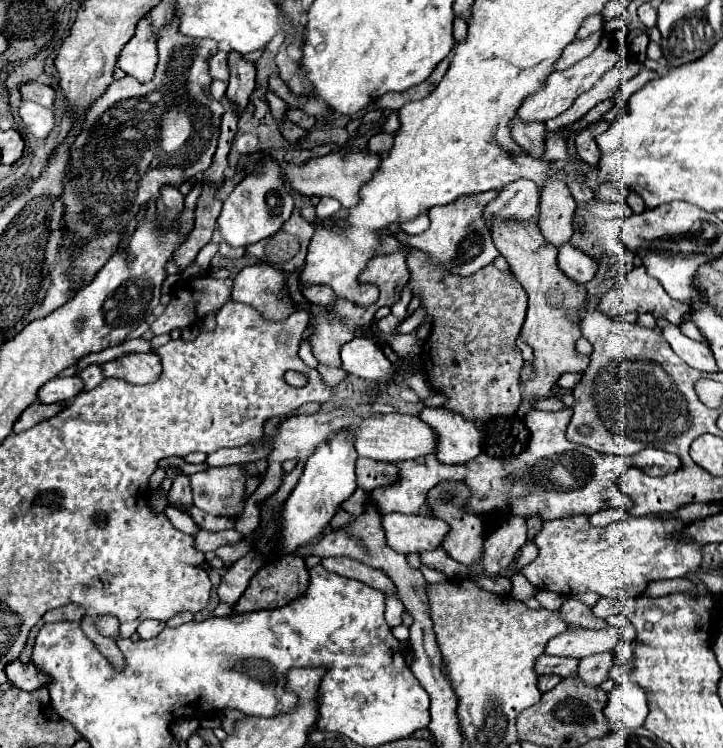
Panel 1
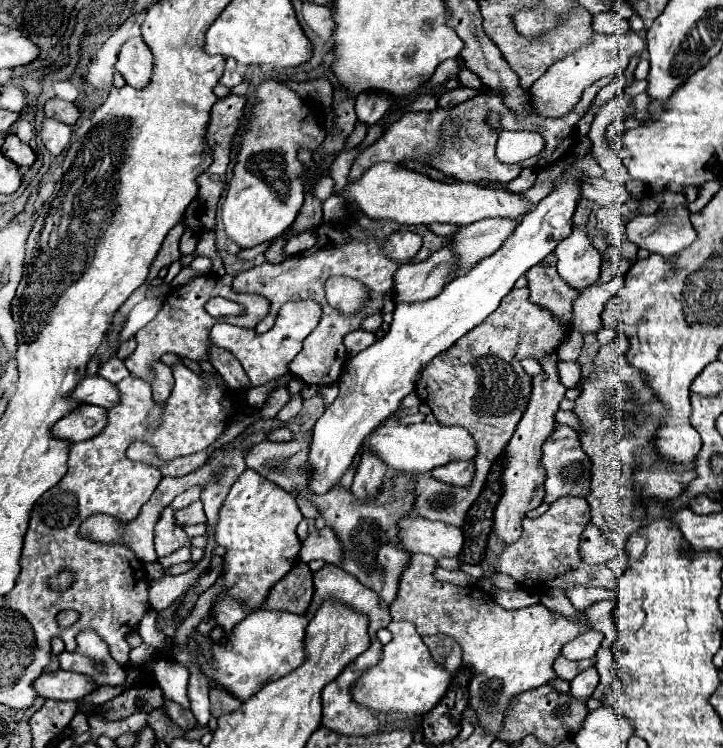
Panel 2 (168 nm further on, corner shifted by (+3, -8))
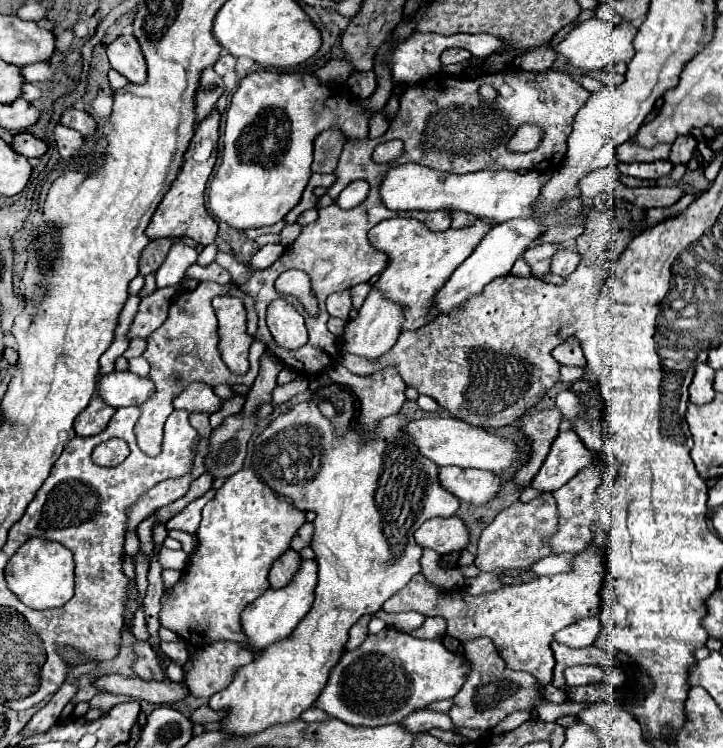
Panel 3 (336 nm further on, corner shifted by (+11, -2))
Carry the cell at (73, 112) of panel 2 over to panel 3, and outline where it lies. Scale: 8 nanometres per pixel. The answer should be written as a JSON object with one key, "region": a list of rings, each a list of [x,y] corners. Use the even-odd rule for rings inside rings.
{"region":[[[66,109],[60,117],[60,123],[66,125],[66,127],[72,127],[76,131],[80,131],[82,135],[92,135],[96,131],[96,123],[94,119],[86,113],[86,111],[80,111],[80,109]]]}

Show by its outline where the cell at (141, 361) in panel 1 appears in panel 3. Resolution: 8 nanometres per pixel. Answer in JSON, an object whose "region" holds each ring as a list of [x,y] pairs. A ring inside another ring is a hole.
{"region":[[[192,383],[184,393],[174,397],[174,409],[188,409],[190,413],[216,413],[220,409],[220,399],[204,383]]]}

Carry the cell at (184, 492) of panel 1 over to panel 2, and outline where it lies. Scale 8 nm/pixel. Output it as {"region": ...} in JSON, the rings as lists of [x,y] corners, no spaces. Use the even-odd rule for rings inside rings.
{"region":[[[166,507],[160,521],[154,527],[154,543],[156,543],[156,555],[164,557],[174,553],[176,549],[190,547],[190,539],[184,533],[182,527],[176,527],[174,523],[174,509]]]}

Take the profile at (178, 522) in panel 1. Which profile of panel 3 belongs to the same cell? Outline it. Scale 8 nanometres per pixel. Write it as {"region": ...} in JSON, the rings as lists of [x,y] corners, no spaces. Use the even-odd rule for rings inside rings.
{"region":[[[208,491],[200,499],[192,501],[182,513],[178,513],[176,517],[172,517],[166,523],[168,525],[168,531],[170,529],[180,529],[180,531],[186,531],[186,533],[196,533],[196,529],[200,525],[200,519],[202,519],[202,505],[206,505],[212,497],[214,497],[214,491]]]}

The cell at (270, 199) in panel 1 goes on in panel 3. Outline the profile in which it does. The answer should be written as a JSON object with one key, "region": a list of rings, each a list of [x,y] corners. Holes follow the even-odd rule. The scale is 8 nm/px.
{"region":[[[254,71],[246,75],[226,111],[224,157],[210,183],[210,215],[240,231],[276,225],[300,201],[308,185],[316,135],[338,125],[346,139],[366,139],[370,115],[348,89],[334,93],[334,87],[324,87],[308,73]]]}

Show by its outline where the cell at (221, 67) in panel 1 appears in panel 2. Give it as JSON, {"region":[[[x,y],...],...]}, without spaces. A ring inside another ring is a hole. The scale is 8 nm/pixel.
{"region":[[[228,59],[226,61],[224,75],[220,77],[220,83],[226,85],[226,87],[234,87],[234,85],[242,83],[242,73],[238,73],[238,63],[234,59]]]}

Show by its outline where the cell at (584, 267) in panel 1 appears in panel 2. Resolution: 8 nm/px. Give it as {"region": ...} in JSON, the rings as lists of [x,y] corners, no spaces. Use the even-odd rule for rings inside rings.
{"region":[[[574,227],[572,235],[554,249],[560,277],[574,289],[584,289],[600,277],[600,253],[592,247],[586,233]]]}

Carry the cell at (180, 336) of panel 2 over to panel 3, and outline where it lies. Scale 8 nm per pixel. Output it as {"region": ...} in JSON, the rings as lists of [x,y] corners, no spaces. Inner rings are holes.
{"region":[[[200,281],[198,287],[194,291],[180,291],[168,307],[168,315],[164,319],[164,323],[148,335],[146,339],[146,351],[142,353],[142,357],[150,363],[150,375],[148,379],[154,383],[156,391],[152,393],[152,397],[148,401],[144,401],[144,405],[140,405],[140,417],[136,421],[136,439],[138,439],[138,447],[146,453],[146,455],[158,455],[160,453],[160,443],[162,443],[162,433],[164,433],[164,423],[168,419],[168,415],[172,413],[172,399],[188,387],[188,383],[192,381],[202,381],[208,383],[210,387],[226,383],[226,385],[252,385],[256,375],[258,375],[258,361],[260,355],[264,353],[264,343],[254,339],[254,331],[256,331],[256,311],[254,311],[254,301],[252,297],[248,297],[248,293],[240,291],[236,285],[226,283],[212,283],[212,281]],[[216,295],[232,295],[232,297],[240,297],[246,313],[248,313],[248,323],[246,323],[246,333],[252,337],[252,345],[250,345],[250,369],[246,375],[236,375],[228,369],[228,365],[222,361],[220,357],[220,337],[218,337],[218,319],[216,313],[210,305],[210,299]]]}

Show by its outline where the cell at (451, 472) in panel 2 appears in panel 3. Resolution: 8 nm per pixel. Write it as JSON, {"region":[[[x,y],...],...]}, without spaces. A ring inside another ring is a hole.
{"region":[[[440,467],[438,481],[446,491],[472,505],[490,501],[500,489],[500,479],[494,473],[480,469]]]}

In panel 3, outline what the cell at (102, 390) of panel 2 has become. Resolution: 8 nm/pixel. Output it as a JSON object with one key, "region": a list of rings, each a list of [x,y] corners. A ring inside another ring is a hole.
{"region":[[[112,371],[106,375],[98,375],[96,381],[96,395],[114,409],[144,403],[154,393],[152,389],[152,381],[128,371]]]}

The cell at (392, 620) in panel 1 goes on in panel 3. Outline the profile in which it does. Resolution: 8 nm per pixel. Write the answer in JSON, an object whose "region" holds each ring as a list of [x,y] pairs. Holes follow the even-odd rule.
{"region":[[[384,627],[376,635],[368,635],[358,649],[346,651],[342,655],[338,665],[330,671],[330,679],[318,697],[318,707],[348,725],[380,727],[388,723],[400,723],[406,715],[410,715],[416,709],[422,709],[428,703],[454,697],[460,691],[462,683],[466,681],[468,671],[470,671],[468,661],[460,655],[450,653],[442,645],[442,641],[416,639],[394,627]]]}

